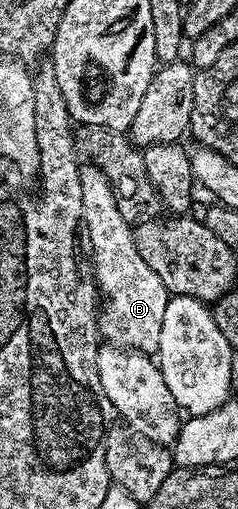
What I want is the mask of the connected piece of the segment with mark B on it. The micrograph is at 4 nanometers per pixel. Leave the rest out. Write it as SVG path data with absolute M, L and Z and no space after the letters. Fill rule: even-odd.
M93 163L83 164L81 170L84 223L88 227L90 256L94 262L94 280L98 283L101 297L98 332L107 342L147 355L157 354L160 343L160 327L164 327L164 311L168 307L172 295L166 290L164 283L160 283L160 275L156 275L156 271L152 271L152 267L148 267L148 263L144 263L143 256L136 249L131 222L124 219L106 176Z

